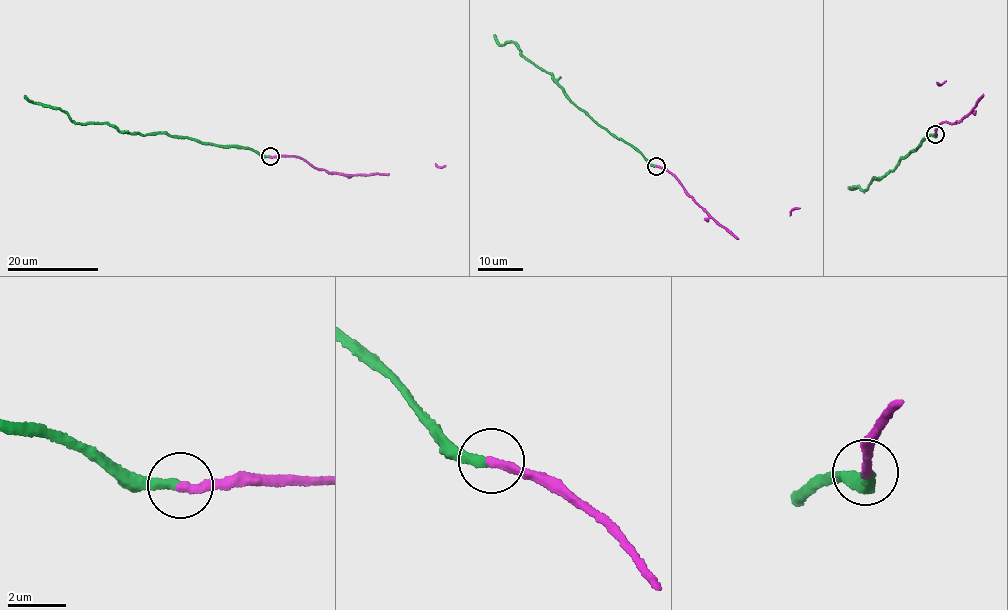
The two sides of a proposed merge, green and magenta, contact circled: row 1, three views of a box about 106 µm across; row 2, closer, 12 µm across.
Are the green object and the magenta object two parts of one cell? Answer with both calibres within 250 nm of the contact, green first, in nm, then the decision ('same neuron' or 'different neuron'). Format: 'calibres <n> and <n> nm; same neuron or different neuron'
calibres 340 and 320 nm; different neuron

